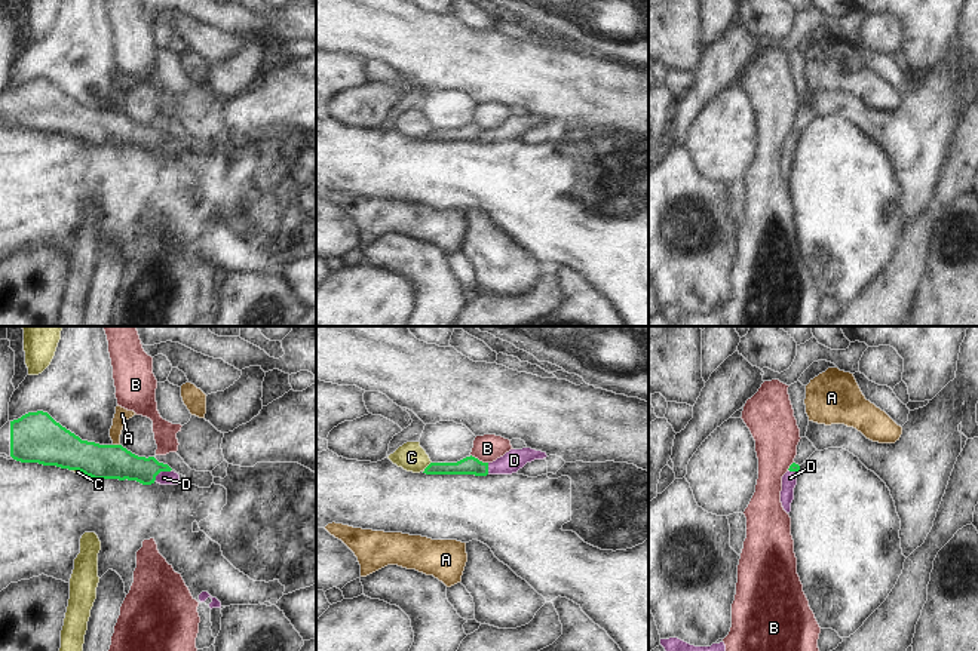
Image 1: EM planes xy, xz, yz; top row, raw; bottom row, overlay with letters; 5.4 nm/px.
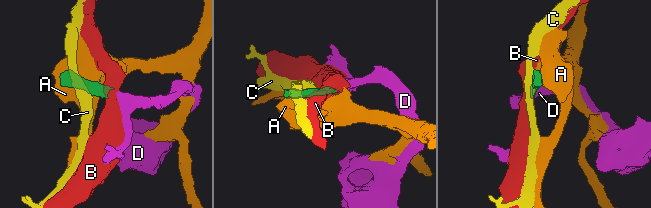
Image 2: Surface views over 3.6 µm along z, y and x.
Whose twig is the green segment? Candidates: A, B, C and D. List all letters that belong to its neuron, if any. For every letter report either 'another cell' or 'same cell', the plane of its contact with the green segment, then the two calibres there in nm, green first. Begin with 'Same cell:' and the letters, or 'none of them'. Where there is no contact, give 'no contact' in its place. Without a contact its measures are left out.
Same cell: D
A: another cell; contact in xy; calibres 190 and 70 nm
B: another cell; contact in xz; calibres 100 and 150 nm
C: another cell; contact in xz; calibres 100 and 160 nm
D: same cell; contact in xy; calibres 180 and 80 nm

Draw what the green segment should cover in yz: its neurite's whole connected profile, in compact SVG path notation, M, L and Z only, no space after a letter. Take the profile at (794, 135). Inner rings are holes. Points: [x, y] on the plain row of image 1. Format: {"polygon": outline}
{"polygon": "M792 130L788 139L782 144L781 171L787 181L791 179L791 171L794 168L794 156L797 153L798 138L800 133Z"}

